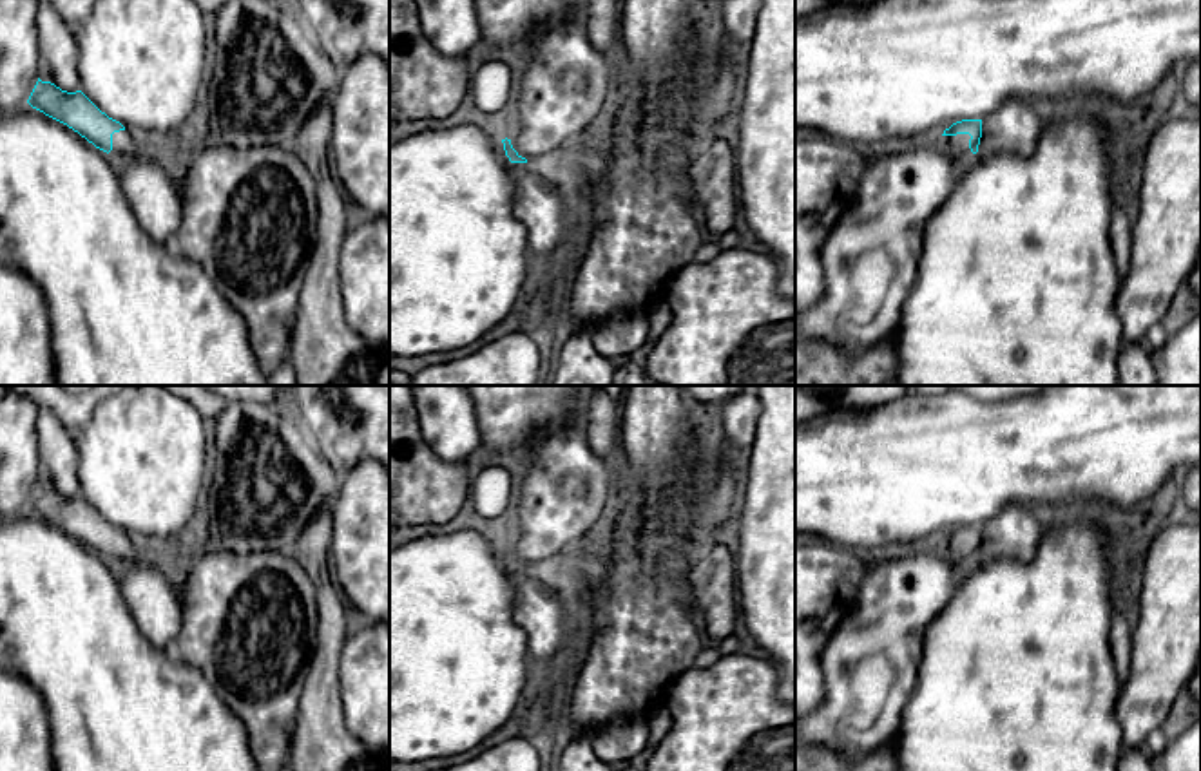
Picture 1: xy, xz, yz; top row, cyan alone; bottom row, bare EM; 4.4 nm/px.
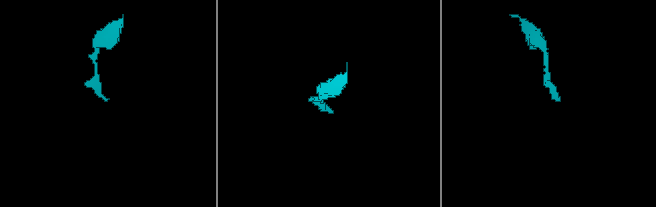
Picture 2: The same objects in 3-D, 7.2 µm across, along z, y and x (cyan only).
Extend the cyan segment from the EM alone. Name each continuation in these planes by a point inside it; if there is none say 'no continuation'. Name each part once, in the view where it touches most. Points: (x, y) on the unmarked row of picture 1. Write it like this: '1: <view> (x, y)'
1: yz (903, 590)

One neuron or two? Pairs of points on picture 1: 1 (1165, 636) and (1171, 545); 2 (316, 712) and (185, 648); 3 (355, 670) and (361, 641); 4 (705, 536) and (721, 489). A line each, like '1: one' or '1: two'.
1: one
2: two
3: one
4: one

